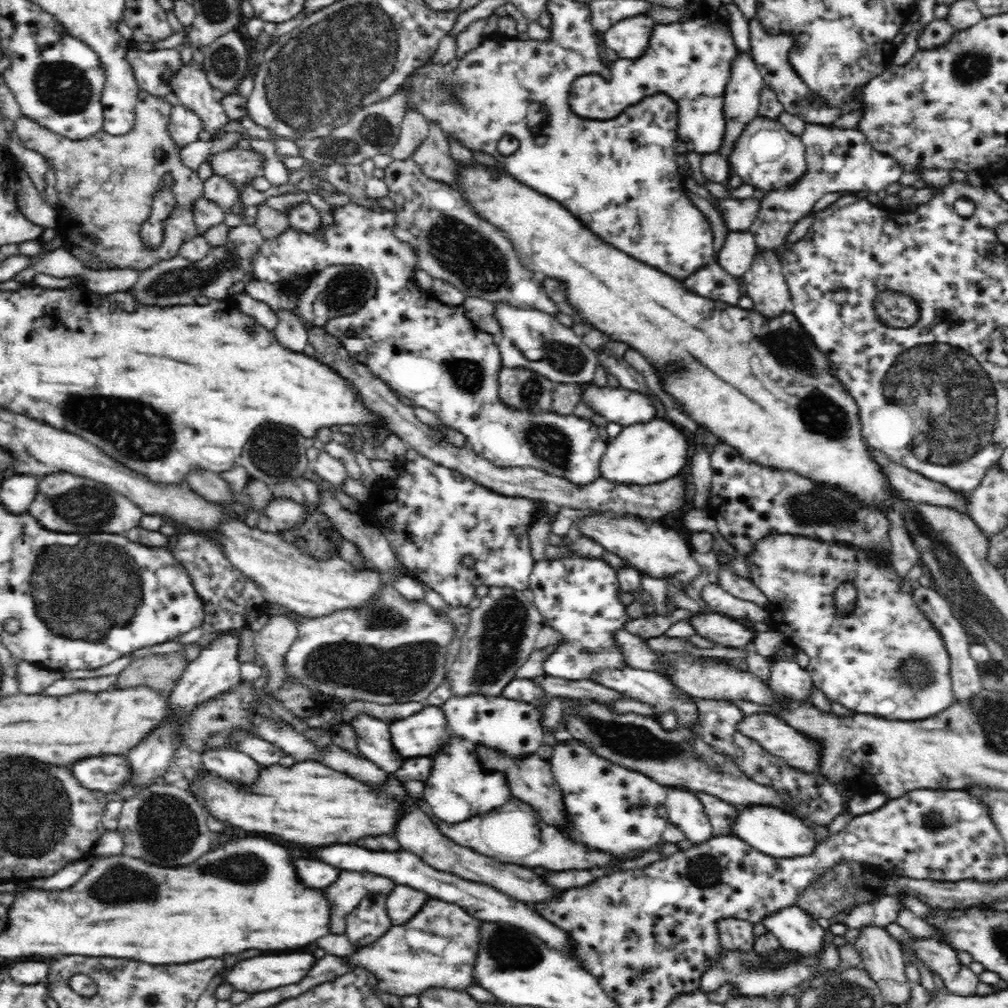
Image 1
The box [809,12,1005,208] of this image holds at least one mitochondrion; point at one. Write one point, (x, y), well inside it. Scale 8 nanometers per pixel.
(967, 64)

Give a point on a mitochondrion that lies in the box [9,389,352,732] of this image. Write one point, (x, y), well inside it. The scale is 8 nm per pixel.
(73, 585)

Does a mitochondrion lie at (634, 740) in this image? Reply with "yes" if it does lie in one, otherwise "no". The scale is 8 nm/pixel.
yes

